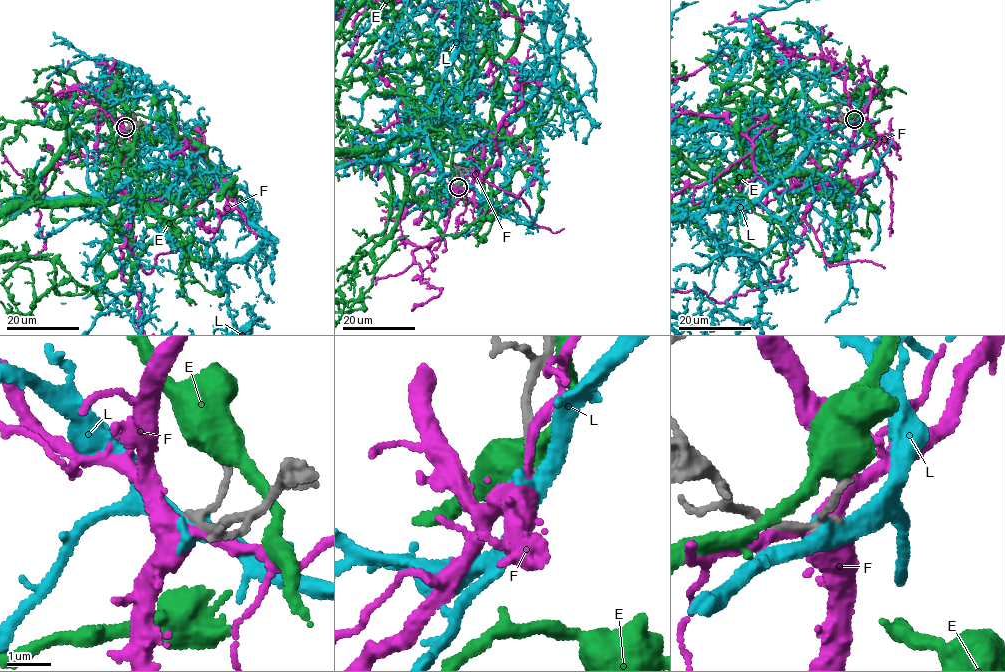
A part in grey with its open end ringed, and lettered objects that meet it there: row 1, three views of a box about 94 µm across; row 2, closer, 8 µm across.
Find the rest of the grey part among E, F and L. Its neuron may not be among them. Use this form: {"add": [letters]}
{"add": []}

